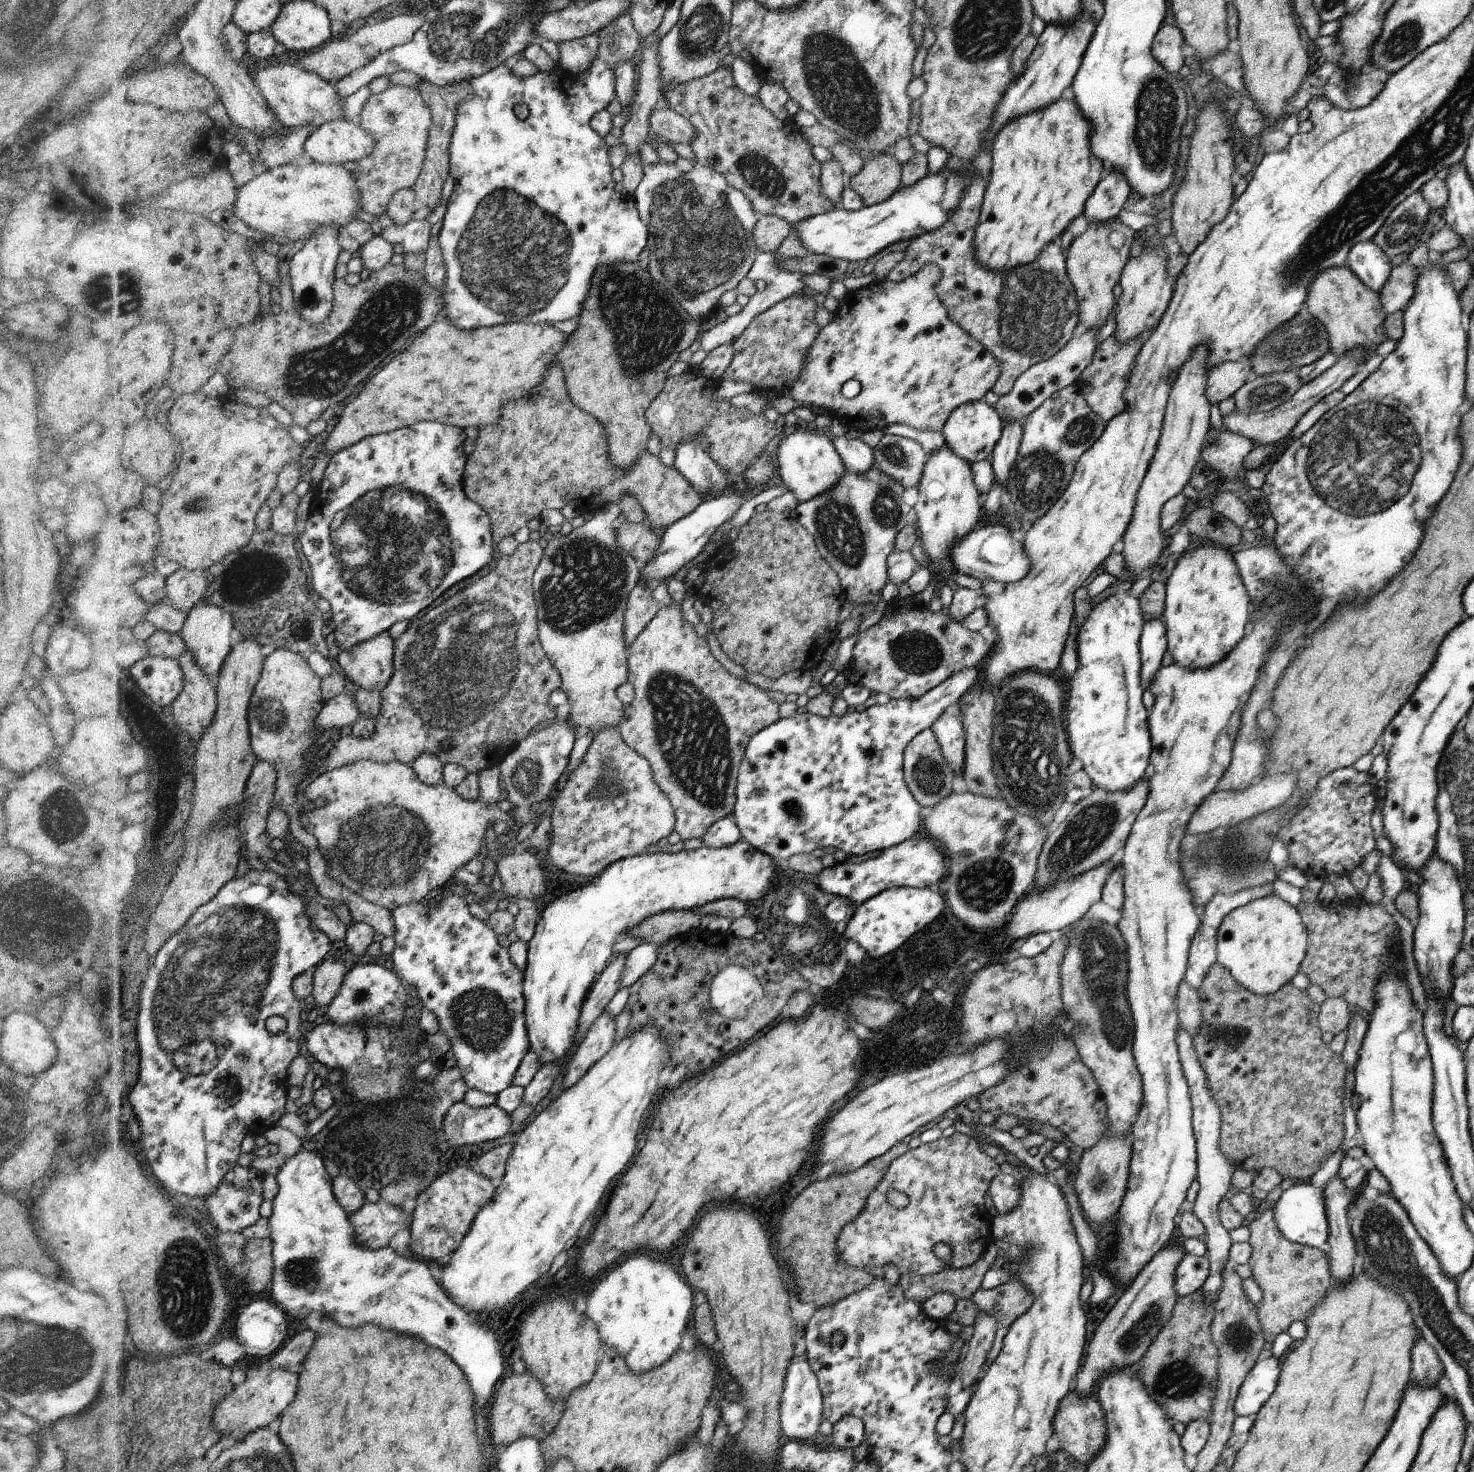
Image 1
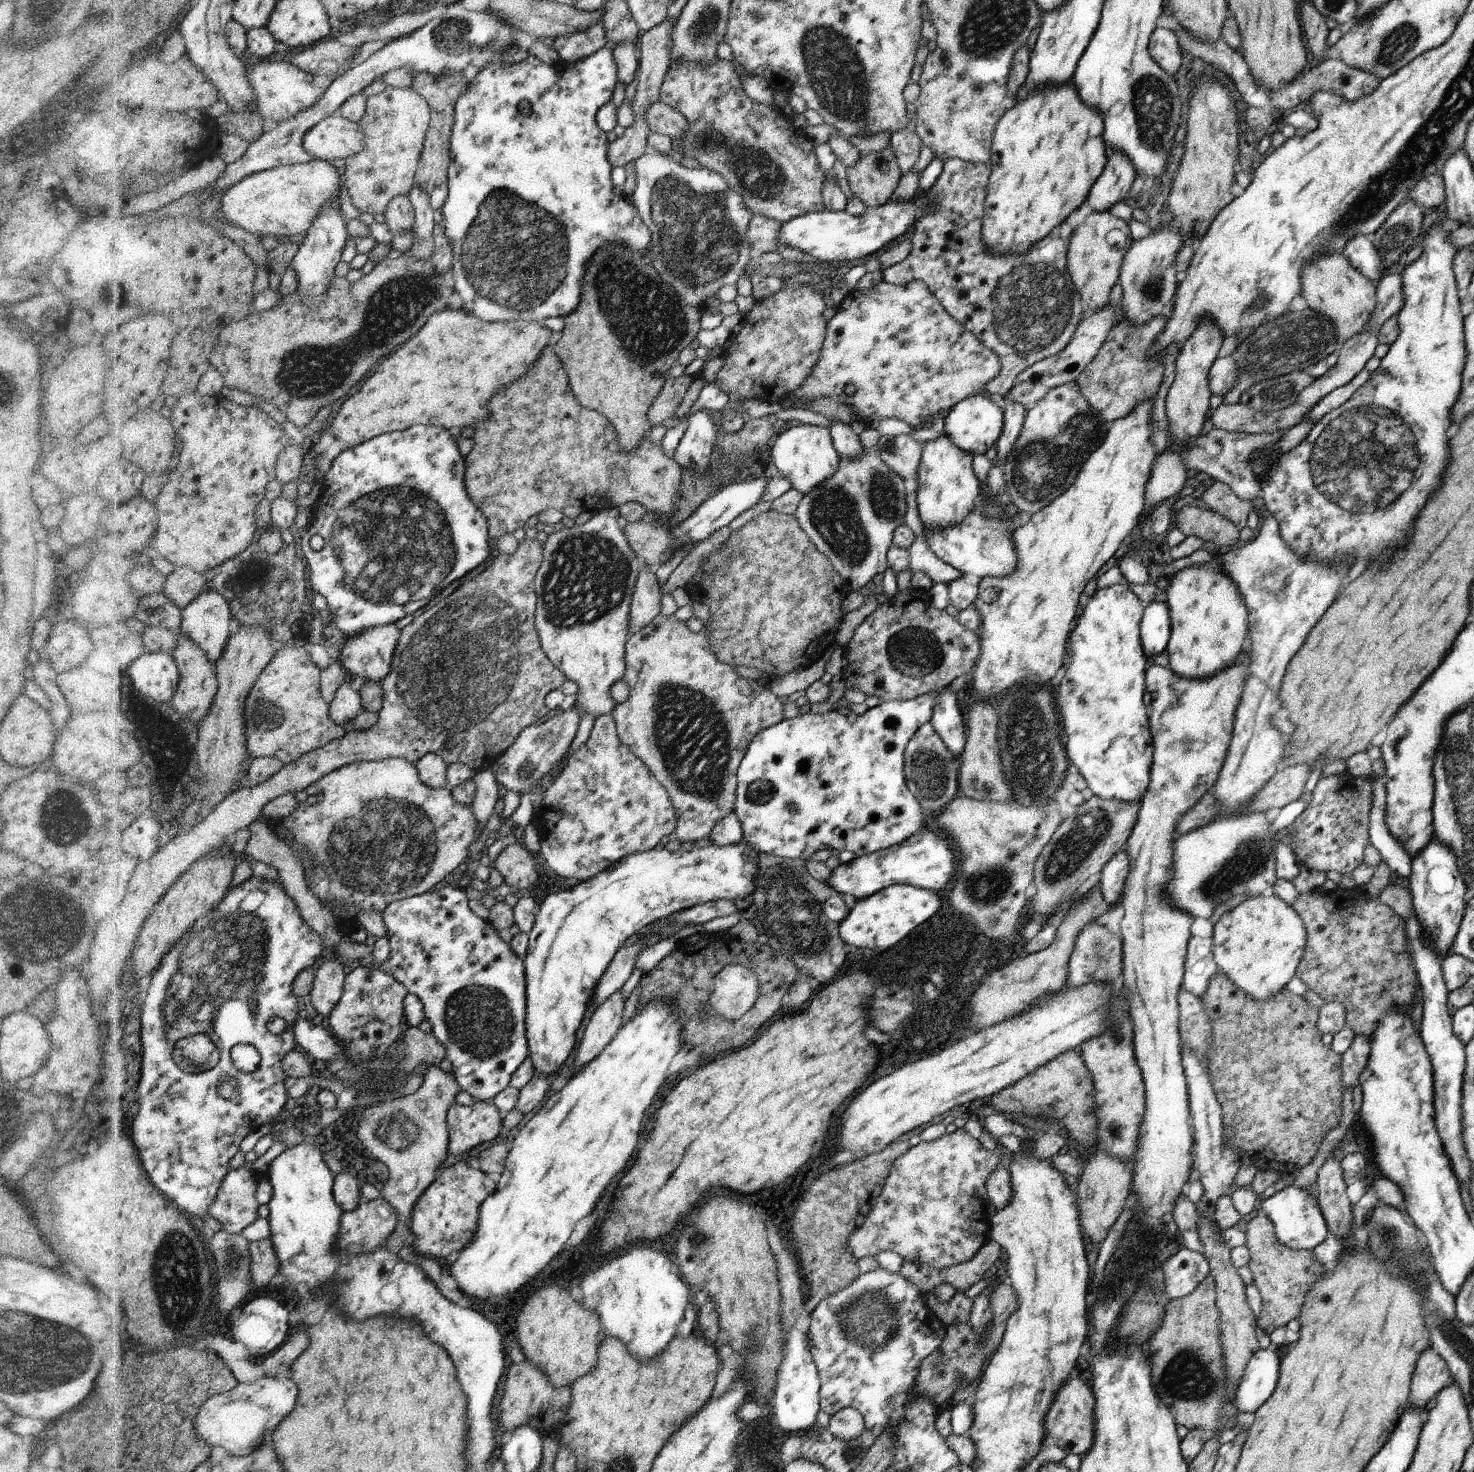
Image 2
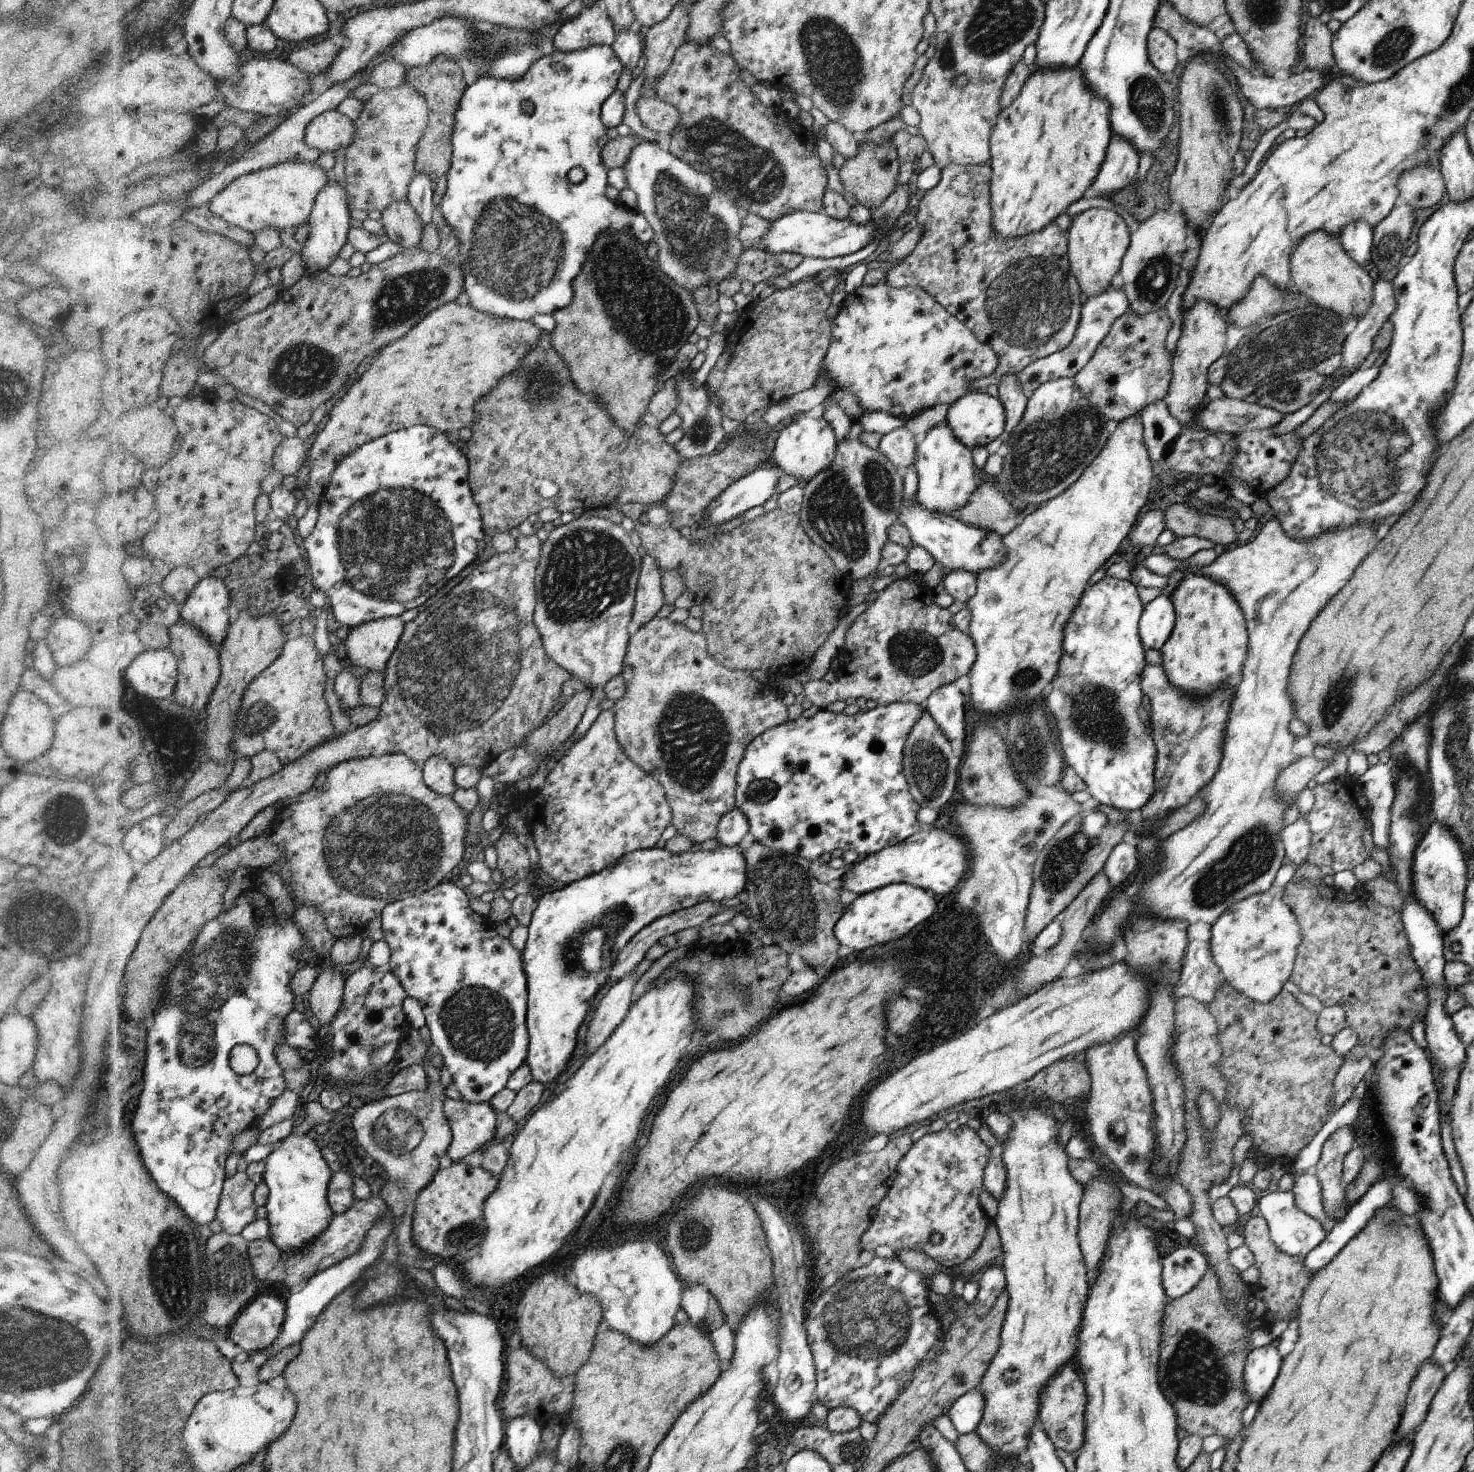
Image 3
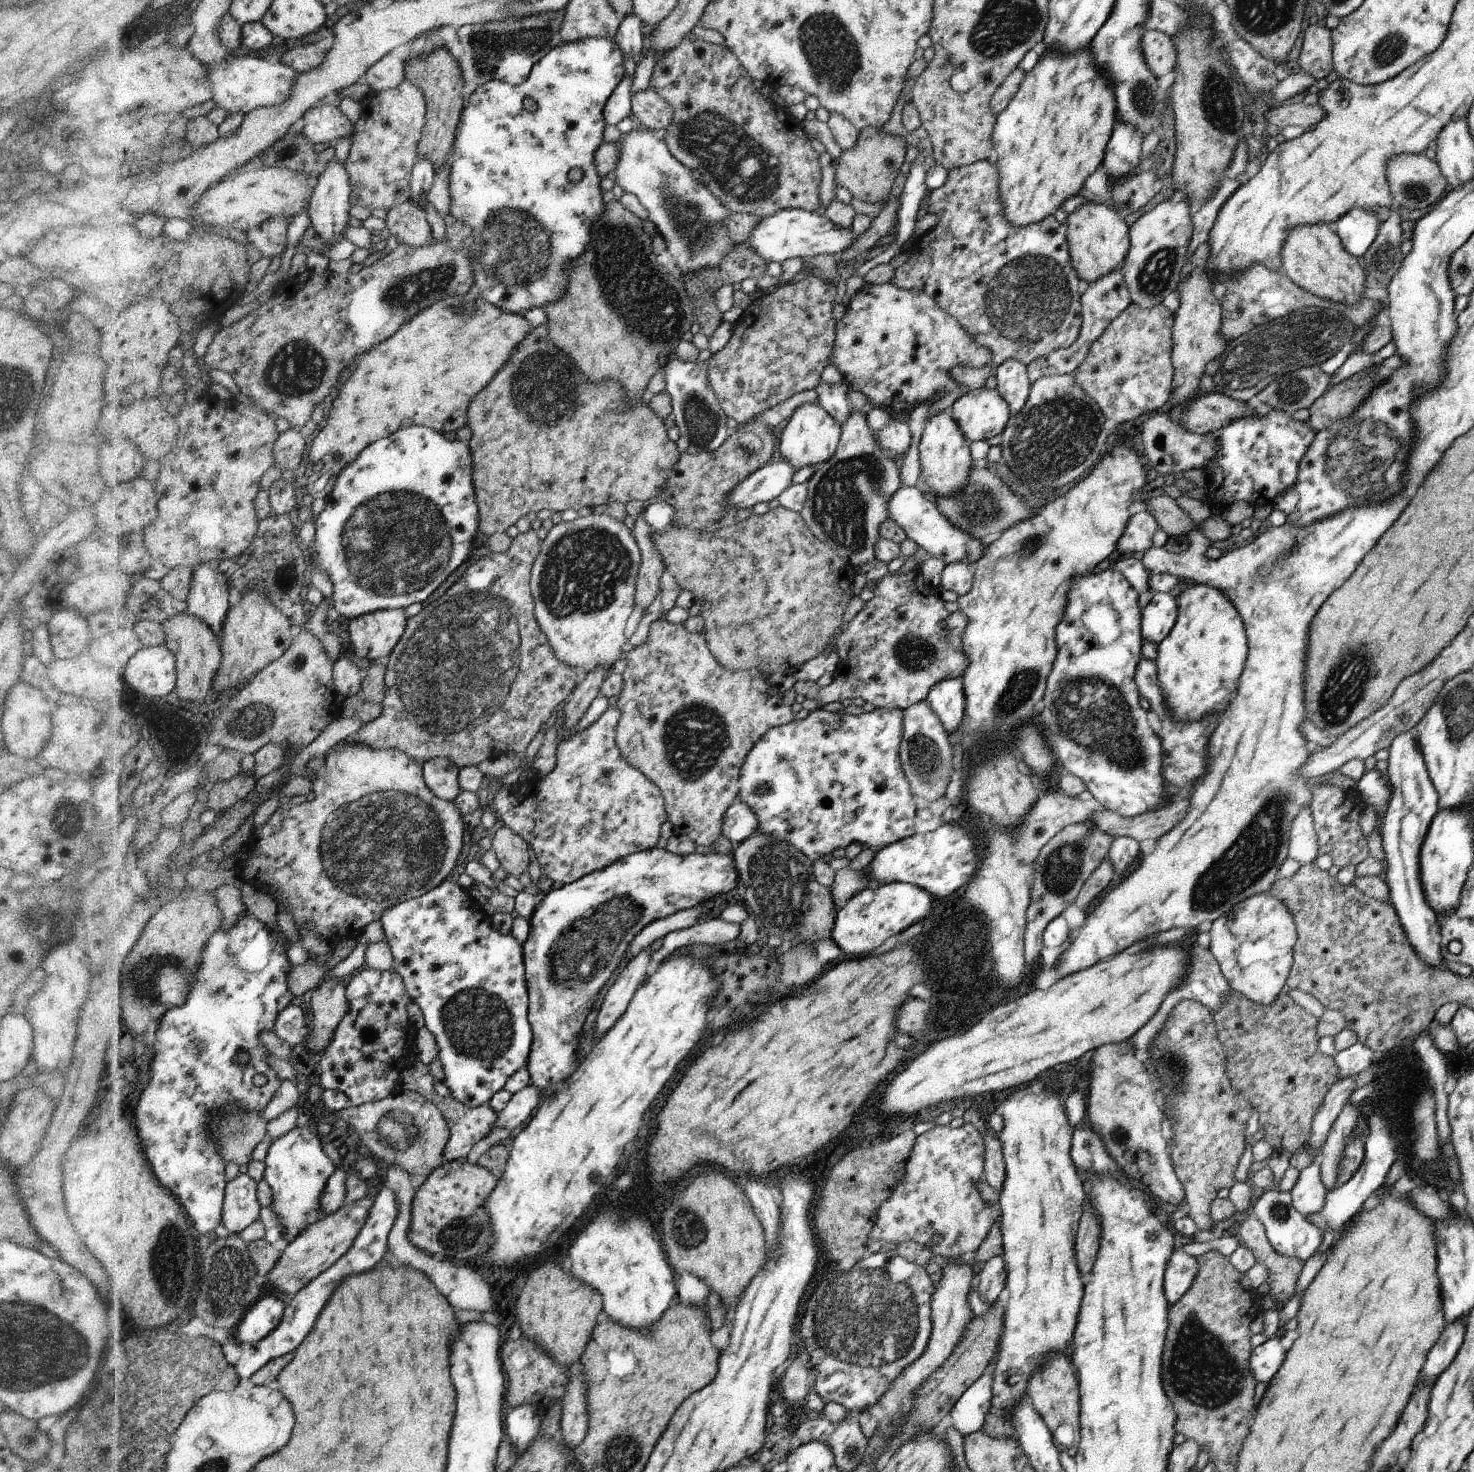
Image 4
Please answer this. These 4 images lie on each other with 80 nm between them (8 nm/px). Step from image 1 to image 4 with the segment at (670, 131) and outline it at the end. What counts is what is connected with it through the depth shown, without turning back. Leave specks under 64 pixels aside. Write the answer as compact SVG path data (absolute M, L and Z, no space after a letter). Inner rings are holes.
M654 89L634 93L631 96L631 114L648 129L667 129L673 121L673 110Z

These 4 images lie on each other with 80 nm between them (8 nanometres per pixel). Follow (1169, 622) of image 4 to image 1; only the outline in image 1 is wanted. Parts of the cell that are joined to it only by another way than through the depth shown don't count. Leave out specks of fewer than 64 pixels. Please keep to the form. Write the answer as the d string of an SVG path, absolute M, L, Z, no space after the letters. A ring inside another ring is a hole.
M1163 616L1154 620L1145 620L1140 644L1141 660L1145 665L1141 670L1142 684L1148 689L1156 672L1162 667L1162 658L1168 650L1166 622Z

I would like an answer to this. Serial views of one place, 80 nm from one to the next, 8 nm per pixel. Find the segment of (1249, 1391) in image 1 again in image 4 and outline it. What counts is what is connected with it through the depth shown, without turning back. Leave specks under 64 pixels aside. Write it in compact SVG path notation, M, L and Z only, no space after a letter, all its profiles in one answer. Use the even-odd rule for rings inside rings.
M1281 1334L1254 1348L1253 1355L1249 1358L1249 1369L1257 1383L1269 1384L1282 1366L1287 1352L1281 1346L1280 1339Z

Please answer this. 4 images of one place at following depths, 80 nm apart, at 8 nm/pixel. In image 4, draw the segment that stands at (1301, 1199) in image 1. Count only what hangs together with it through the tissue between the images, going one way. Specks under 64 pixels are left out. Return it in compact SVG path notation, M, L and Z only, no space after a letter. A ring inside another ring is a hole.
M1270 1190L1263 1193L1256 1204L1250 1208L1250 1213L1265 1225L1266 1234L1278 1254L1300 1259L1304 1263L1318 1251L1318 1246L1323 1239L1323 1230L1294 1208L1290 1192Z

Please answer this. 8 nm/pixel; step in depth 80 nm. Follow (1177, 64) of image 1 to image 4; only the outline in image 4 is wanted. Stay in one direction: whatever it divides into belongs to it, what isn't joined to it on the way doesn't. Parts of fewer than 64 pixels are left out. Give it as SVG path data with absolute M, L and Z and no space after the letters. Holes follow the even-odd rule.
M1145 30L1143 36L1143 52L1149 67L1156 76L1164 76L1175 70L1177 50L1172 38L1162 31Z

